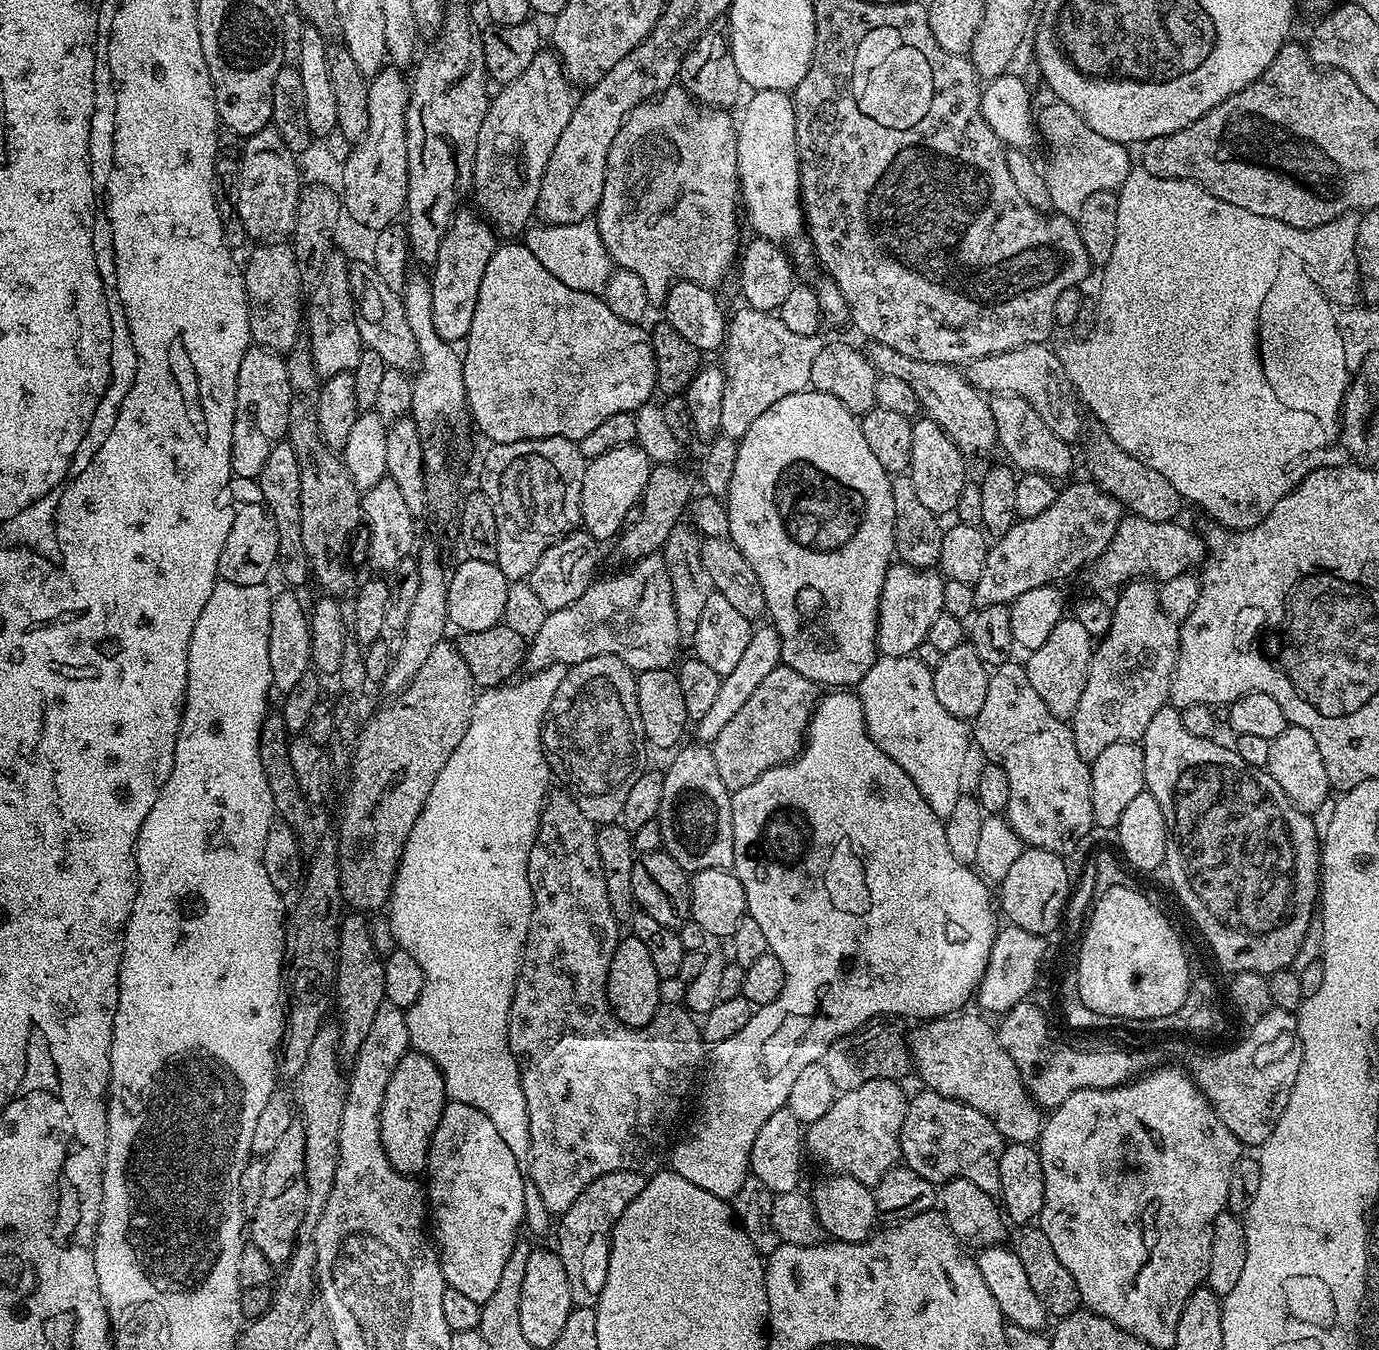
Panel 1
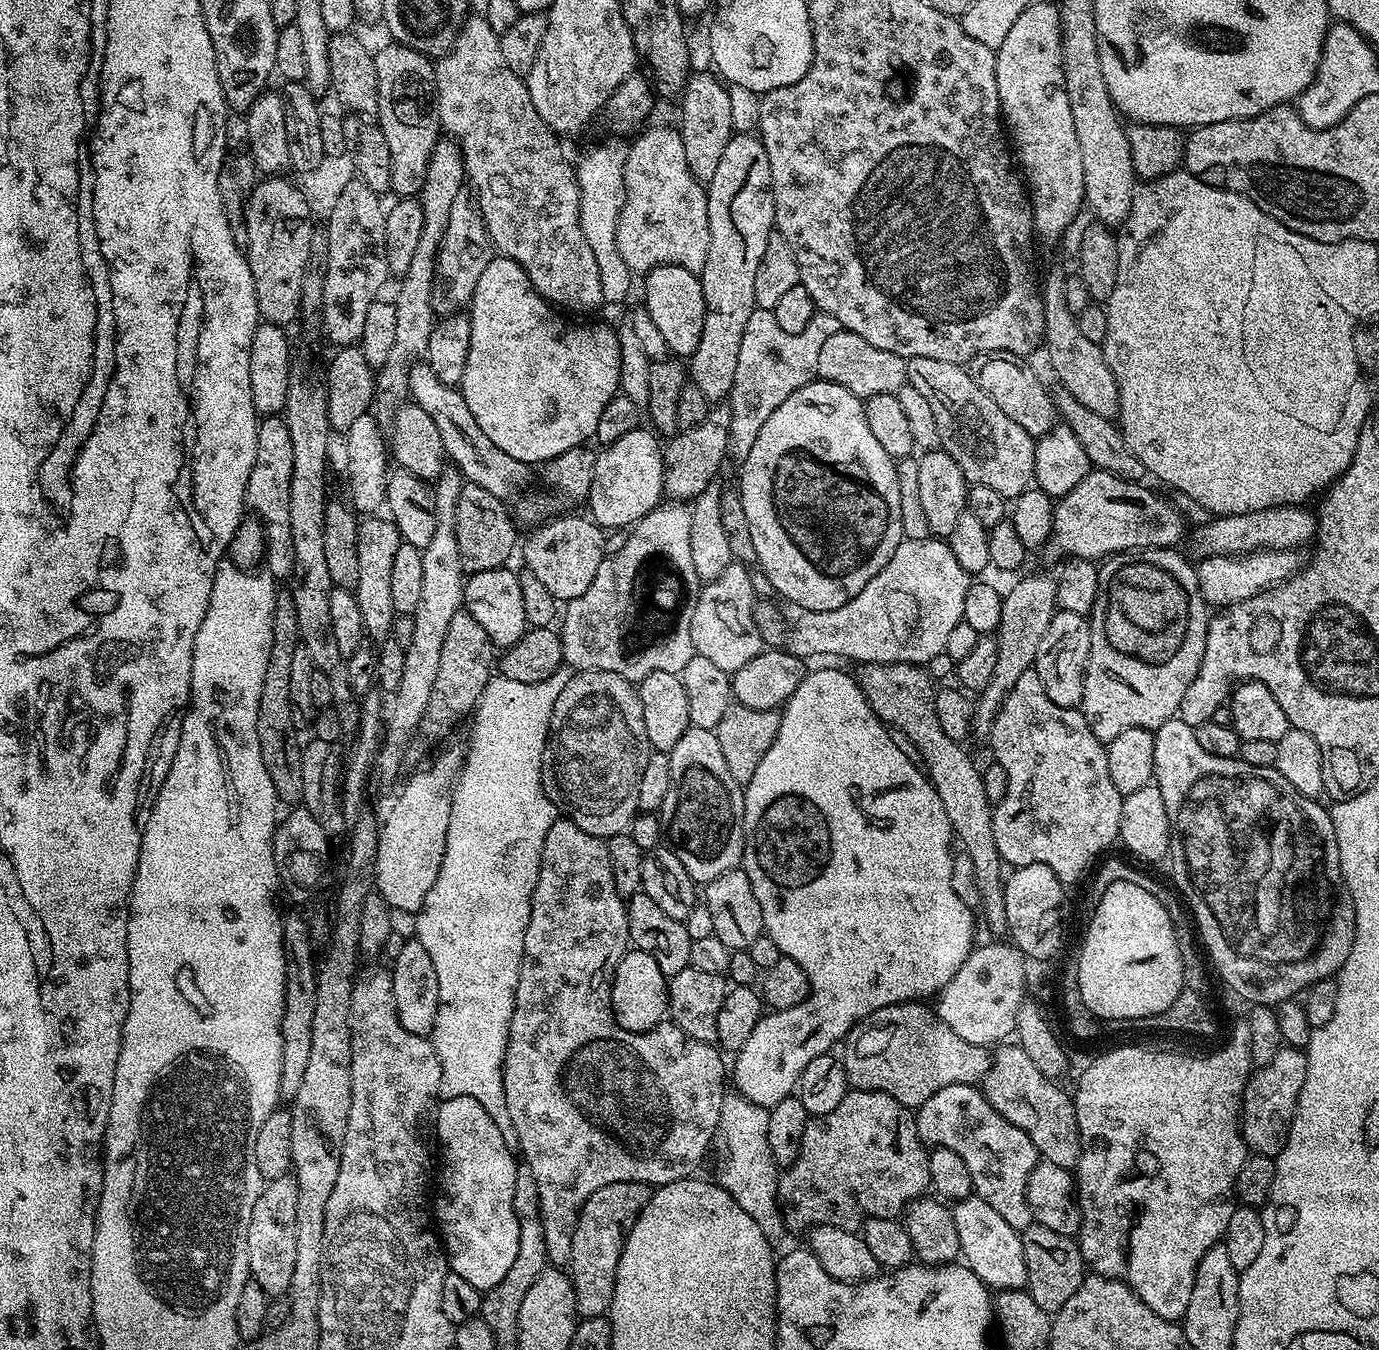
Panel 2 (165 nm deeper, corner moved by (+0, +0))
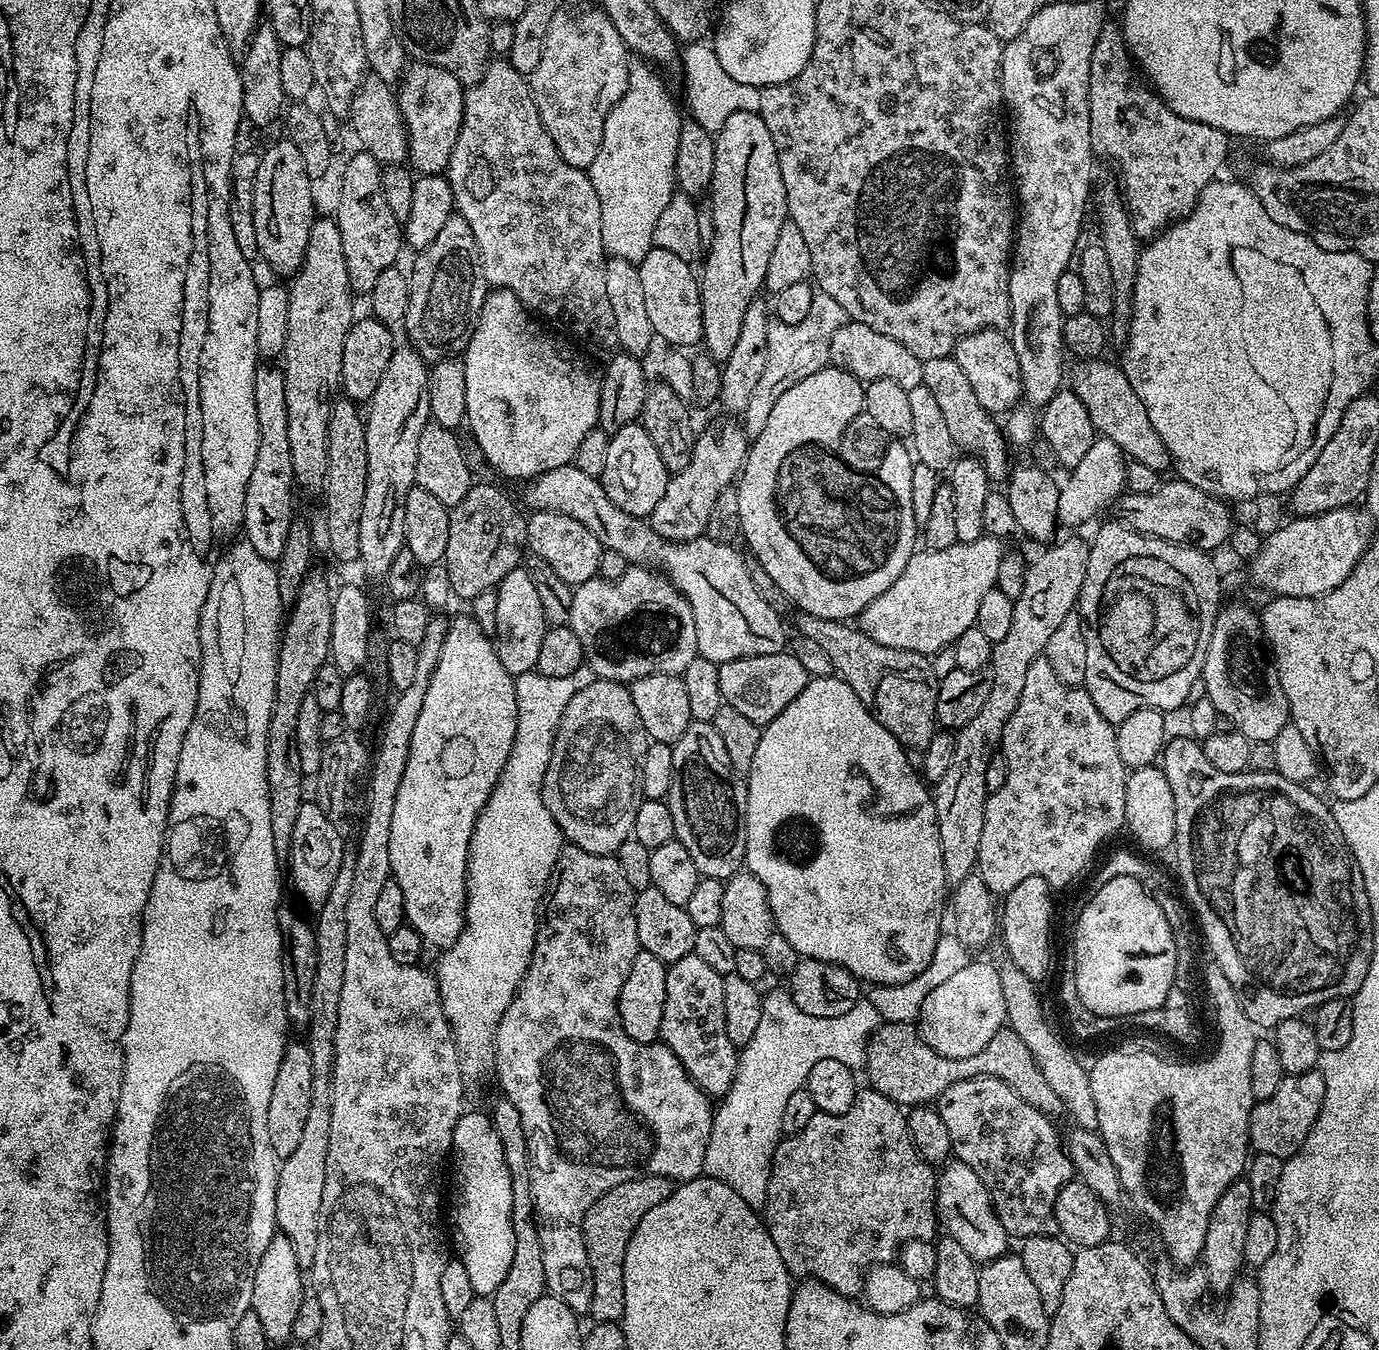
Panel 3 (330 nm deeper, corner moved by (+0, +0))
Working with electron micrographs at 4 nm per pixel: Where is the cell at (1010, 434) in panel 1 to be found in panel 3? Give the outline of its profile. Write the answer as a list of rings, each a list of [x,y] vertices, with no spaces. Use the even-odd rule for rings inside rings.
[[[983,328],[981,332],[971,332],[959,340],[954,349],[954,357],[966,372],[978,402],[991,414],[1007,413],[1015,409],[1022,400],[1023,379],[1020,376],[1018,354],[1011,339],[999,328]]]

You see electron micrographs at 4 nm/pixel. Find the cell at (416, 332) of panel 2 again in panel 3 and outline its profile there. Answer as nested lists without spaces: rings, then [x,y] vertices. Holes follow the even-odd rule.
[[[411,346],[393,347],[390,366],[378,382],[372,399],[367,401],[366,453],[369,463],[366,474],[366,492],[362,505],[362,522],[359,527],[361,546],[359,563],[364,563],[368,576],[387,577],[390,562],[405,548],[406,494],[416,484],[418,466],[418,438],[430,423],[430,394],[428,393],[428,374],[430,368],[425,360]]]

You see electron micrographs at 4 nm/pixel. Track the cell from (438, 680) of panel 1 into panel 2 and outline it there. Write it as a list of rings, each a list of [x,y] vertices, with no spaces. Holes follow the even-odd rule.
[[[458,611],[450,618],[450,630],[446,642],[442,642],[442,662],[438,666],[438,679],[434,681],[434,690],[430,690],[430,702],[426,706],[424,720],[420,723],[420,732],[436,740],[444,736],[464,715],[475,709],[480,701],[482,690],[494,675],[494,649],[486,630],[474,622],[466,611]]]

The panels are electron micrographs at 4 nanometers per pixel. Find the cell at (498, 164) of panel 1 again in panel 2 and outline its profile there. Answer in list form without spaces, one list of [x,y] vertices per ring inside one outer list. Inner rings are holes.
[[[462,190],[458,198],[454,198],[454,206],[450,206],[450,222],[446,222],[446,234],[442,234],[440,252],[436,255],[436,289],[432,291],[432,305],[437,317],[455,316],[471,305],[474,286],[478,286],[478,278],[492,261],[493,255],[492,240],[488,237],[483,218],[480,217],[480,209],[470,199],[469,193]]]

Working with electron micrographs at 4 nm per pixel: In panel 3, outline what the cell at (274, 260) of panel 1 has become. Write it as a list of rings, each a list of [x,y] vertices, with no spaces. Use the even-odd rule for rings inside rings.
[[[284,138],[261,153],[254,182],[254,228],[258,239],[259,257],[278,274],[295,275],[304,261],[309,245],[314,213],[314,182],[306,172],[302,154]]]

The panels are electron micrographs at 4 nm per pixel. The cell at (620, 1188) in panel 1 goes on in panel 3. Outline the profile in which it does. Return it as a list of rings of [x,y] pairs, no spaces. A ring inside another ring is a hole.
[[[639,1176],[606,1190],[606,1194],[602,1194],[602,1198],[598,1198],[598,1202],[594,1202],[594,1206],[590,1206],[590,1210],[584,1216],[582,1234],[592,1275],[592,1297],[587,1315],[593,1316],[591,1319],[595,1323],[615,1324],[623,1321],[626,1310],[626,1286],[622,1282],[622,1274],[626,1246],[630,1246],[630,1238],[638,1222],[642,1222],[644,1215],[654,1210],[658,1202],[670,1198],[673,1187],[673,1181],[661,1176]]]

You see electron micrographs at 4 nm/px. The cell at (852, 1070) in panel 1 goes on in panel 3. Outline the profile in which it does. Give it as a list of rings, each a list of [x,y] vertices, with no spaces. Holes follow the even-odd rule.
[[[884,1022],[868,1040],[863,1071],[868,1072],[867,1083],[875,1092],[901,1106],[924,1106],[939,1101],[941,1094],[954,1086],[954,1082],[989,1076],[1006,1082],[1015,1090],[1018,1098],[1040,1112],[1064,1112],[1062,1098],[1058,1098],[1050,1082],[1046,1082],[1038,1062],[1034,1062],[1034,1054],[1026,1050],[1026,1042],[1022,1042],[1022,1038],[1018,1038],[1018,1034],[1007,1026],[1000,1028],[998,1034],[994,1034],[994,1038],[990,1038],[990,1042],[978,1050],[978,1054],[970,1058],[946,1058],[924,1041],[915,1023]]]

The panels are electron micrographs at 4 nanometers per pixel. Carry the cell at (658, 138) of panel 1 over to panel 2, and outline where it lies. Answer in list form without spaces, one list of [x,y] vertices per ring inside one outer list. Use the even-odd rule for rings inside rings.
[[[675,127],[672,128],[652,128],[649,132],[641,131],[636,141],[633,142],[632,148],[627,149],[628,158],[624,163],[624,205],[620,211],[618,218],[618,230],[616,237],[618,238],[618,254],[622,254],[622,262],[626,262],[626,266],[634,274],[647,274],[650,270],[654,270],[663,264],[673,264],[674,266],[682,266],[686,270],[699,274],[706,266],[706,254],[710,254],[710,222],[708,221],[708,194],[705,185],[699,184],[694,178],[694,174],[690,174],[690,166],[686,166],[686,150],[682,146],[682,138],[679,131]]]

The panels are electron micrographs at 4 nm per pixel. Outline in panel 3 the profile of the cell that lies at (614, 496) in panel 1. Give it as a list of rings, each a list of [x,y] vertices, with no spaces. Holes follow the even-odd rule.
[[[643,423],[622,426],[622,430],[611,433],[606,467],[598,479],[606,490],[606,498],[610,498],[618,510],[626,510],[626,514],[631,516],[651,517],[654,506],[658,506],[658,498],[666,494],[669,475],[667,466],[662,462],[662,454],[658,454],[658,446],[650,442],[650,434],[646,434]]]

